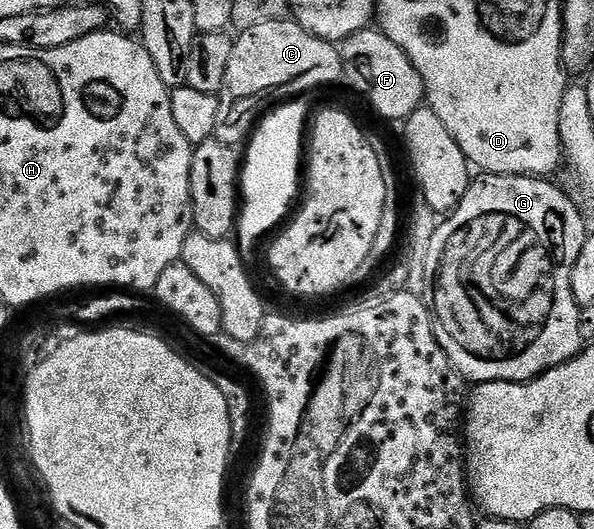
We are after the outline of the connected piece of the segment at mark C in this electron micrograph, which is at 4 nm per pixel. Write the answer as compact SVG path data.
M292 18L251 25L251 29L240 32L233 40L227 77L223 77L223 89L217 96L219 114L215 116L213 138L228 147L244 144L270 109L298 98L305 93L301 91L313 91L324 83L340 84L344 73L340 50L315 37Z

